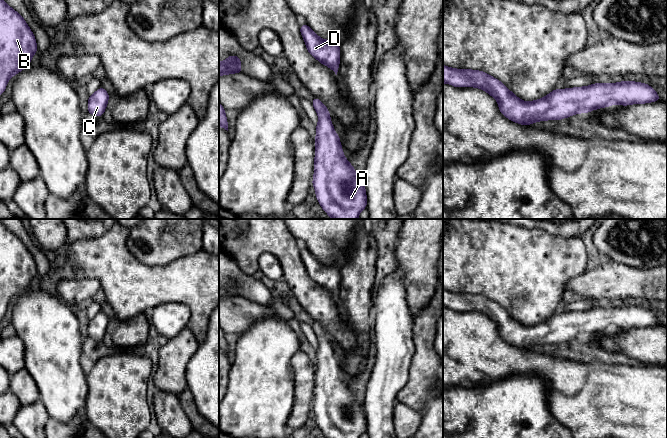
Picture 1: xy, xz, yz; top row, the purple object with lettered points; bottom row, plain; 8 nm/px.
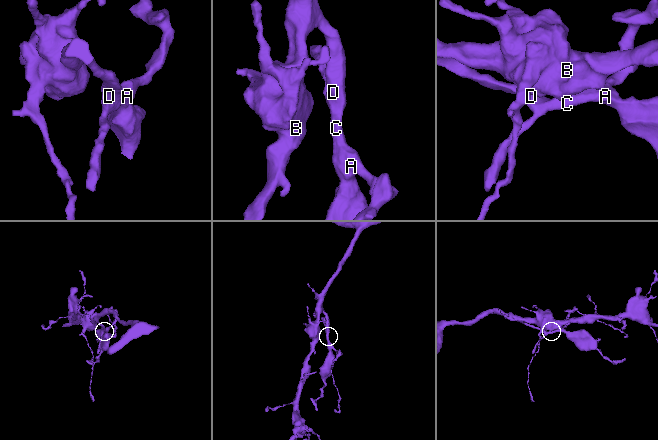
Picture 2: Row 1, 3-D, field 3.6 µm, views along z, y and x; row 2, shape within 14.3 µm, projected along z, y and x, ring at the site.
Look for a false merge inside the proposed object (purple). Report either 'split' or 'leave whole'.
leave whole

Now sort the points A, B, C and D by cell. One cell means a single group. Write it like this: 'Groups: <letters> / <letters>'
Groups: A B C D

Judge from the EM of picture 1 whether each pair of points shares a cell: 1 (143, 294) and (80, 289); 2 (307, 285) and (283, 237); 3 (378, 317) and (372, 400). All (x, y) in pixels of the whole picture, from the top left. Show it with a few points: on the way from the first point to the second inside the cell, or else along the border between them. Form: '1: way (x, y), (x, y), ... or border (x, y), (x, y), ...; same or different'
1: border (86, 277), (96, 279), (101, 287); different
2: way (295, 273), (285, 249); same
3: way (386, 338), (386, 379); same

